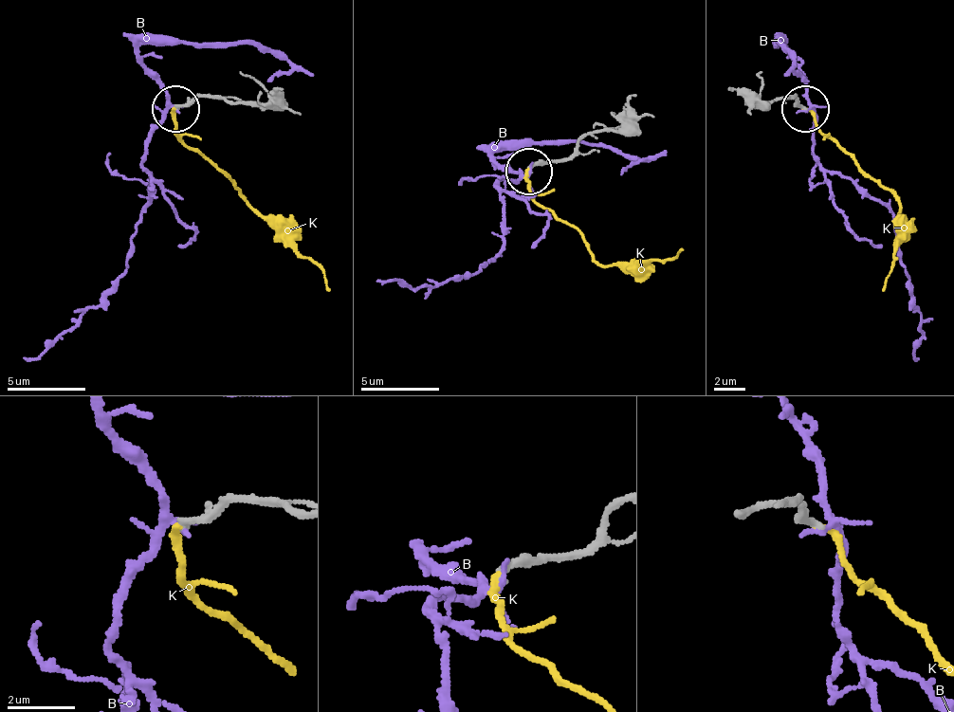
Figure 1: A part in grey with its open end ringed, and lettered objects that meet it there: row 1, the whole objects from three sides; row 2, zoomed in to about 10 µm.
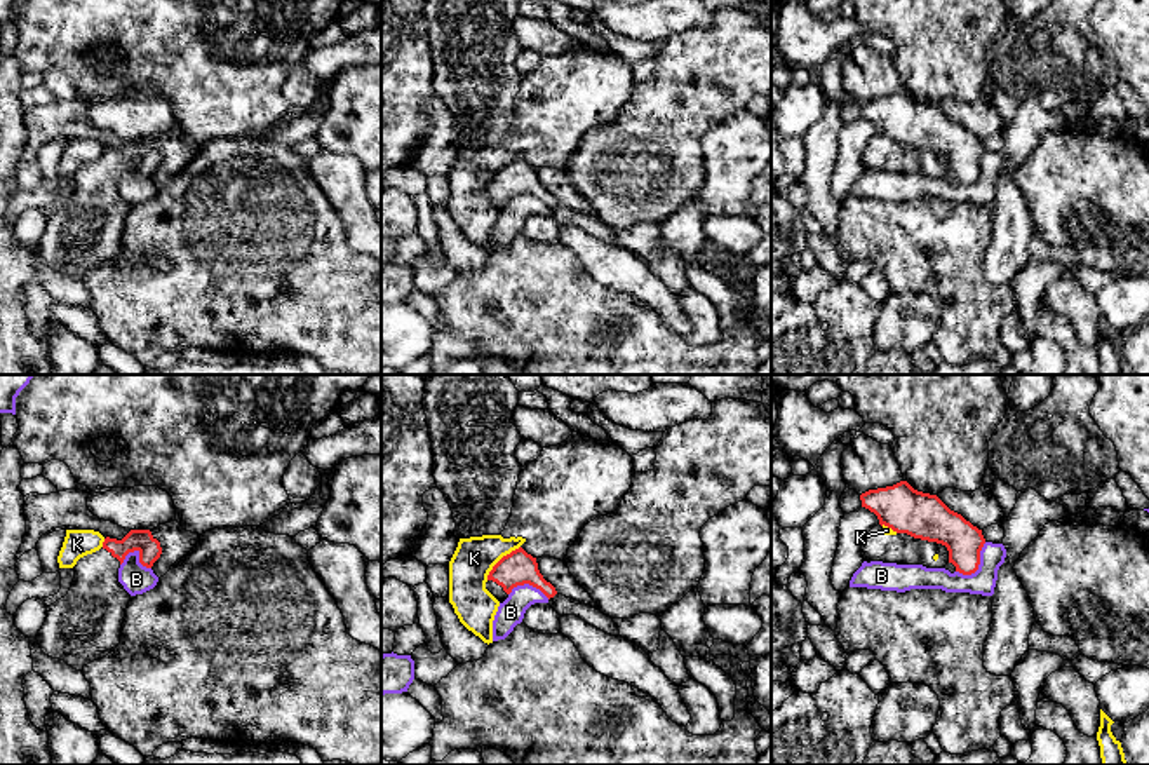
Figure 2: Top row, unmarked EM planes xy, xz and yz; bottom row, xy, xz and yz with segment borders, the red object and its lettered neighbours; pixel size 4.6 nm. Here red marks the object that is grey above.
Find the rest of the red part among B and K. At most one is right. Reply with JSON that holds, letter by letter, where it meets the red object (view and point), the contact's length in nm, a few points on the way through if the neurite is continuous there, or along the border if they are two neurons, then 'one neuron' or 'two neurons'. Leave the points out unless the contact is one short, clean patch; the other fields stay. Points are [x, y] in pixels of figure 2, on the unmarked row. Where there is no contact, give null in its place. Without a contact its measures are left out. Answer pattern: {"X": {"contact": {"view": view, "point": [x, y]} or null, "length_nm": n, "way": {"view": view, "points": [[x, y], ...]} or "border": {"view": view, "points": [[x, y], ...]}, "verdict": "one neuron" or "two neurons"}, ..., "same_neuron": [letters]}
{"B": {"contact": {"view": "yz", "point": [977, 176]}, "length_nm": 200, "border": {"view": "yz", "points": [[986, 152], [981, 161], [979, 176], [970, 183], [956, 182]]}, "verdict": "two neurons"}, "K": {"contact": {"view": "xz", "point": [500, 169]}, "length_nm": 220, "verdict": "two neurons"}, "same_neuron": []}

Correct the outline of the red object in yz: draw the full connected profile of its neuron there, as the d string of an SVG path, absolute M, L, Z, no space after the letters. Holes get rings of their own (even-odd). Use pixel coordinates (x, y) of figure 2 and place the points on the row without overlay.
M900 91L869 99L860 110L862 117L877 125L881 136L945 155L956 181L971 185L978 179L985 153L982 139L951 120L937 105L917 101L907 91Z

